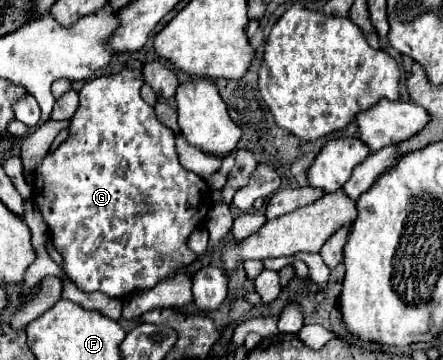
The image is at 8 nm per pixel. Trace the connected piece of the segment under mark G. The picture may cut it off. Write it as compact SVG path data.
M128 67L110 77L86 81L78 93L80 107L72 117L70 135L36 169L32 193L50 227L56 251L64 259L68 277L80 291L100 291L116 299L150 289L182 267L180 263L188 265L196 259L186 247L186 239L206 221L212 199L206 181L178 163L174 131L162 125L154 109L140 97L142 83L142 71Z

